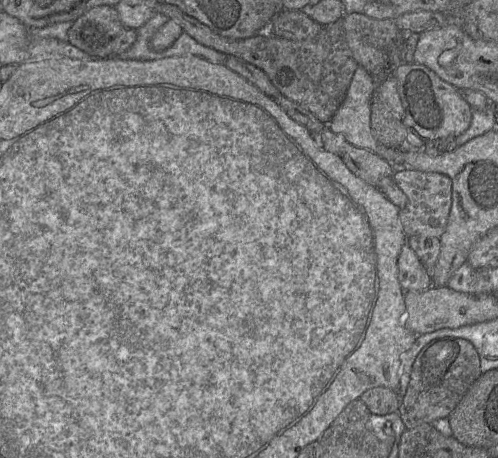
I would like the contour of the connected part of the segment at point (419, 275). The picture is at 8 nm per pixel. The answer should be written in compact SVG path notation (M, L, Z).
M407 242L398 257L398 276L403 289L423 291L433 286L425 266Z

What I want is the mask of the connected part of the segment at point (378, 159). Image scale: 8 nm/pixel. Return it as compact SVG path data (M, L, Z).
M348 145L341 158L348 169L366 183L378 187L383 178L394 174L393 165L378 154Z

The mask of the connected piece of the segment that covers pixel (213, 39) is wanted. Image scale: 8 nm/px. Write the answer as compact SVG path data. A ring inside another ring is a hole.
M156 1L156 13L165 14L199 43L234 56L261 69L282 95L295 101L328 125L341 103L356 69L359 67L346 42L342 19L322 27L313 38L287 40L265 32L243 39L232 39L213 32L179 7Z

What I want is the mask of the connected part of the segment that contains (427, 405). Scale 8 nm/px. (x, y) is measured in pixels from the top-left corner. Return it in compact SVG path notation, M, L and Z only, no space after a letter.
M443 338L430 342L417 356L411 379L401 398L398 413L406 428L449 418L471 385L482 374L480 356L474 345L463 338Z

